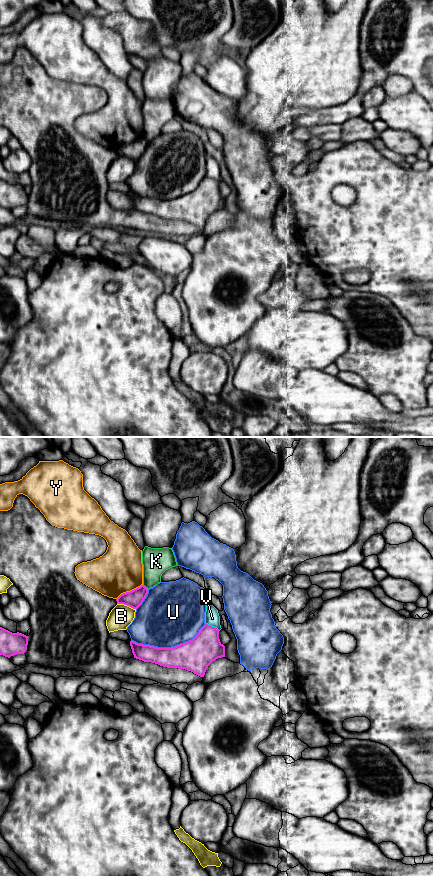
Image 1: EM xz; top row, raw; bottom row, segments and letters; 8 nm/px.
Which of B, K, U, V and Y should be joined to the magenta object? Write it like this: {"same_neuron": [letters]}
{"same_neuron": []}

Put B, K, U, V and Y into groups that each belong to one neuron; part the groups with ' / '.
B / K / U / V / Y

